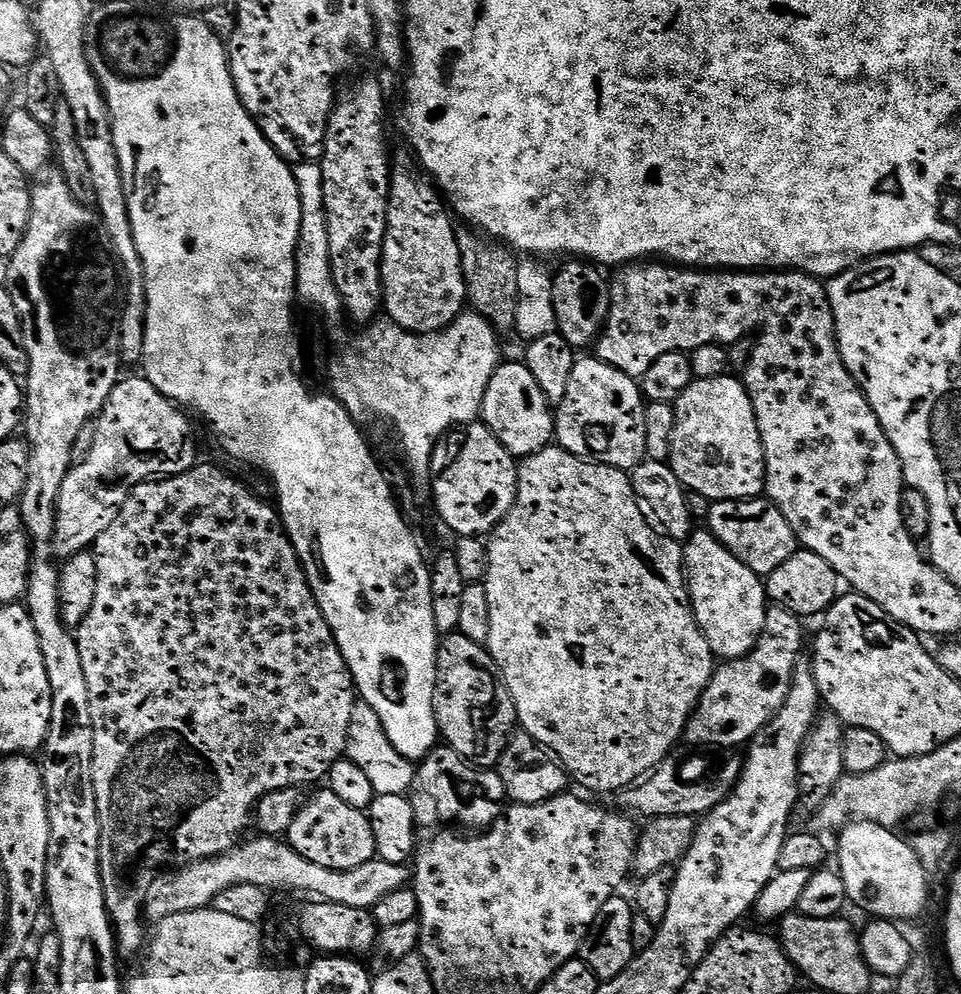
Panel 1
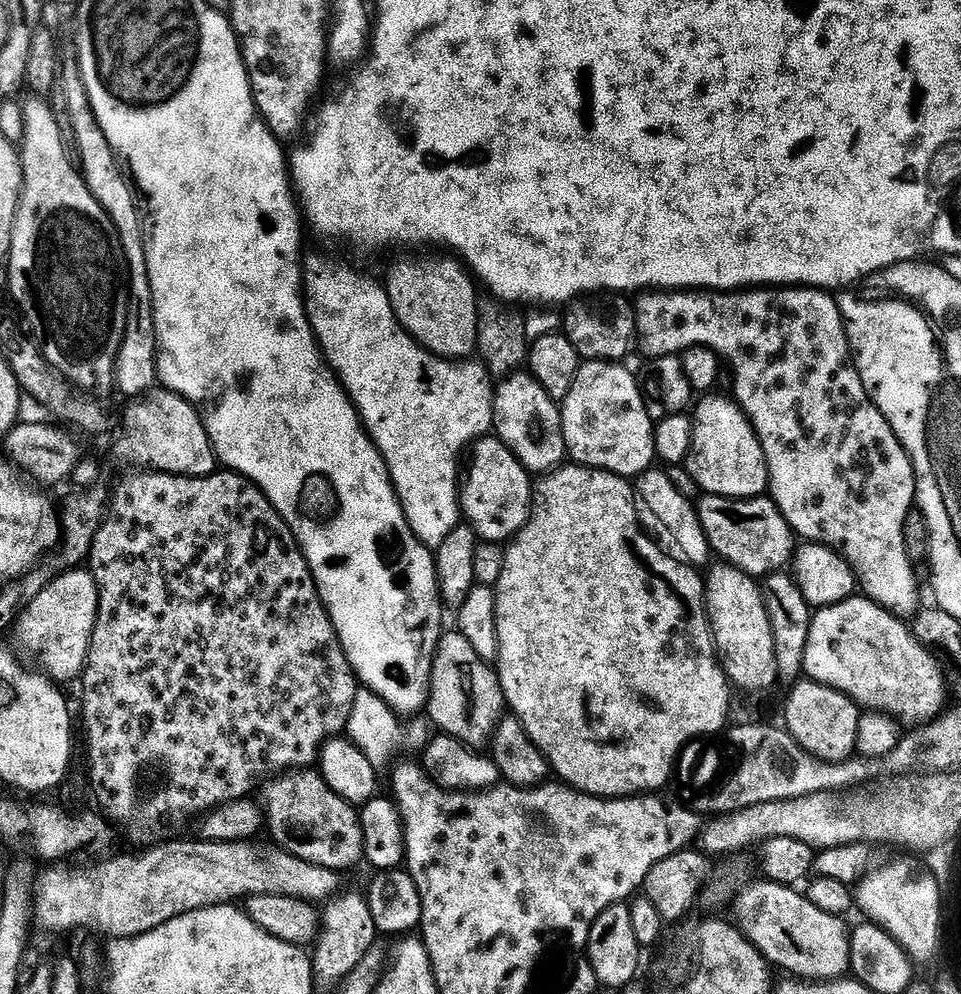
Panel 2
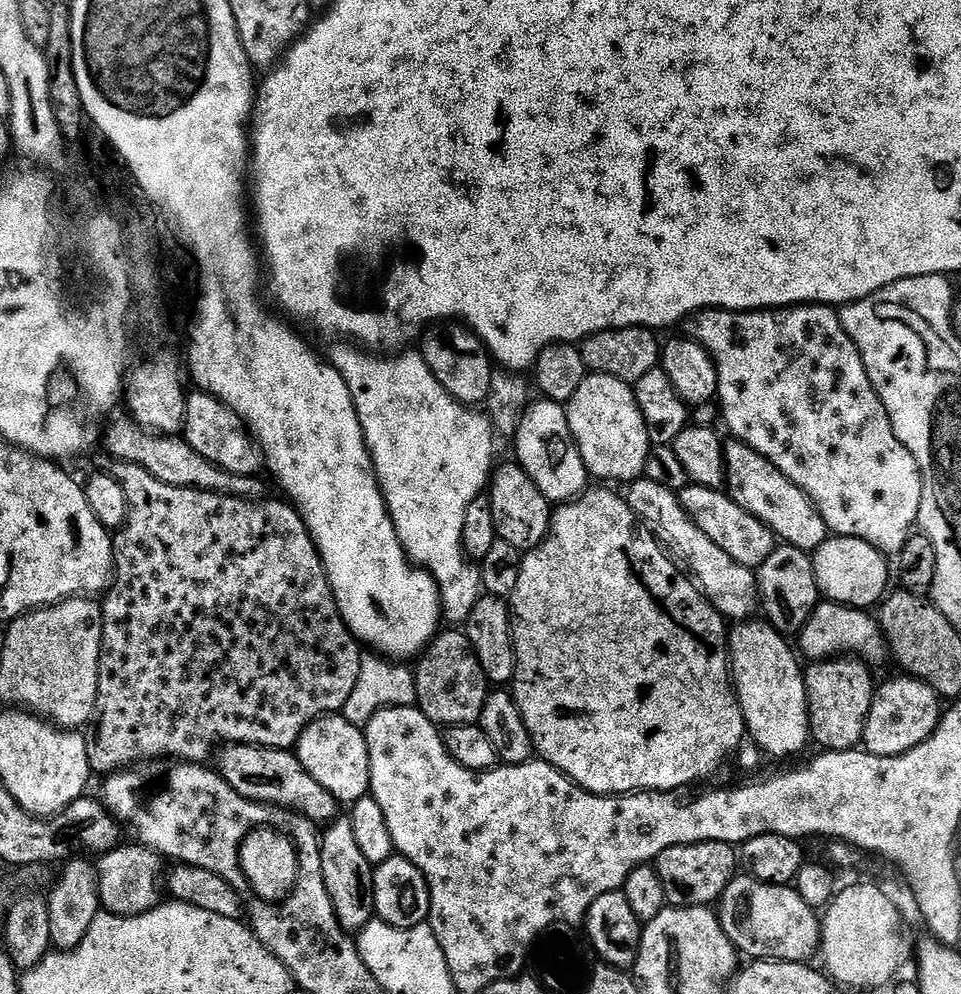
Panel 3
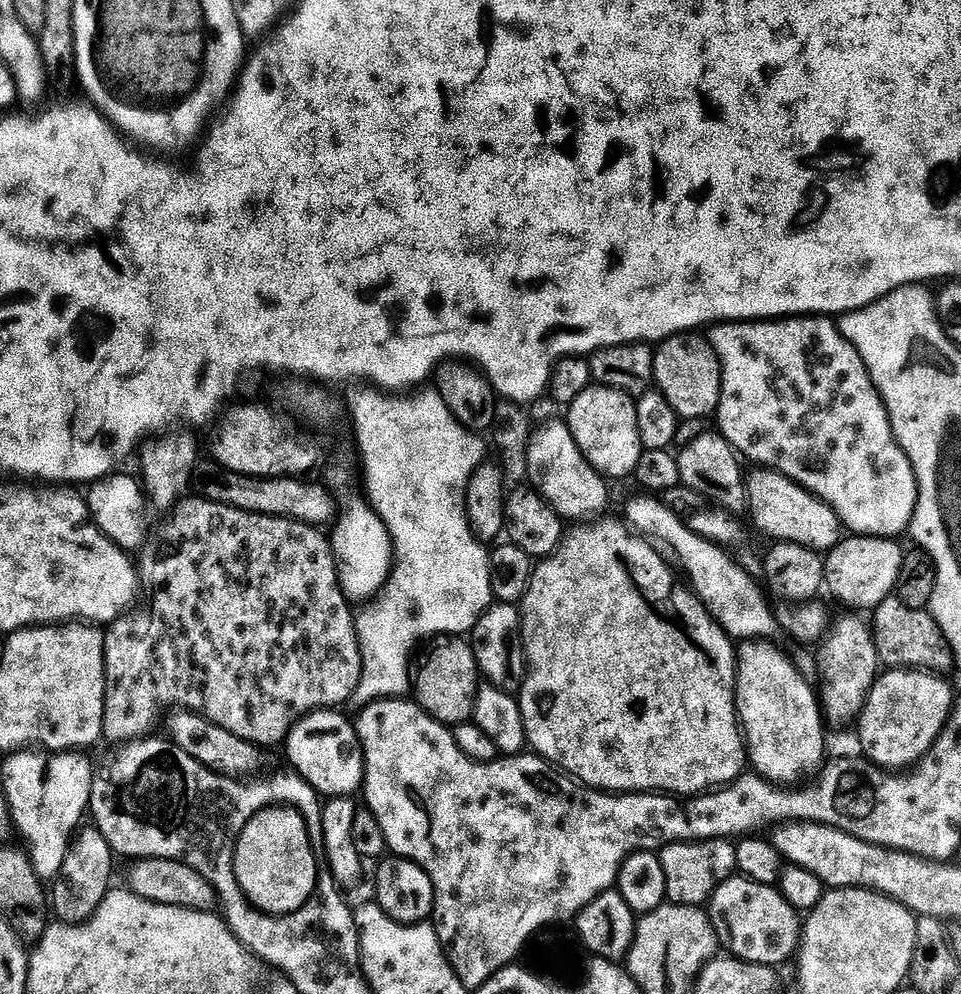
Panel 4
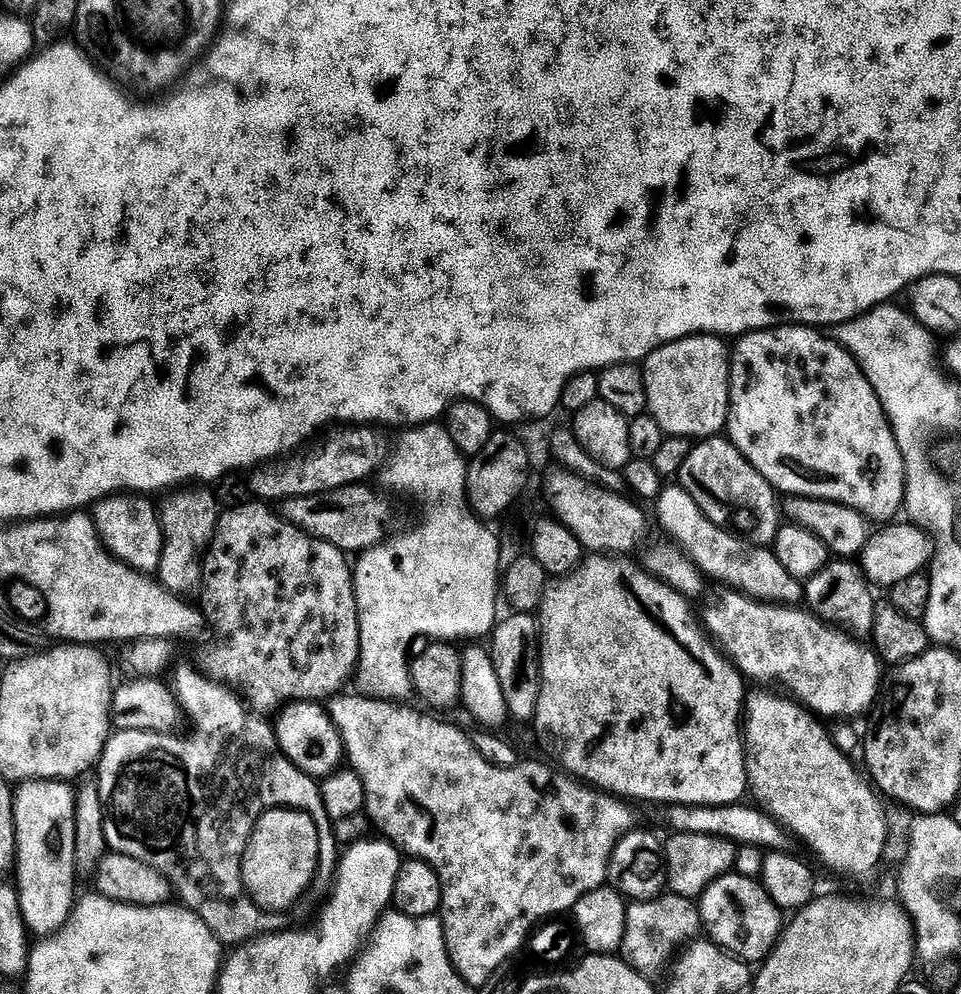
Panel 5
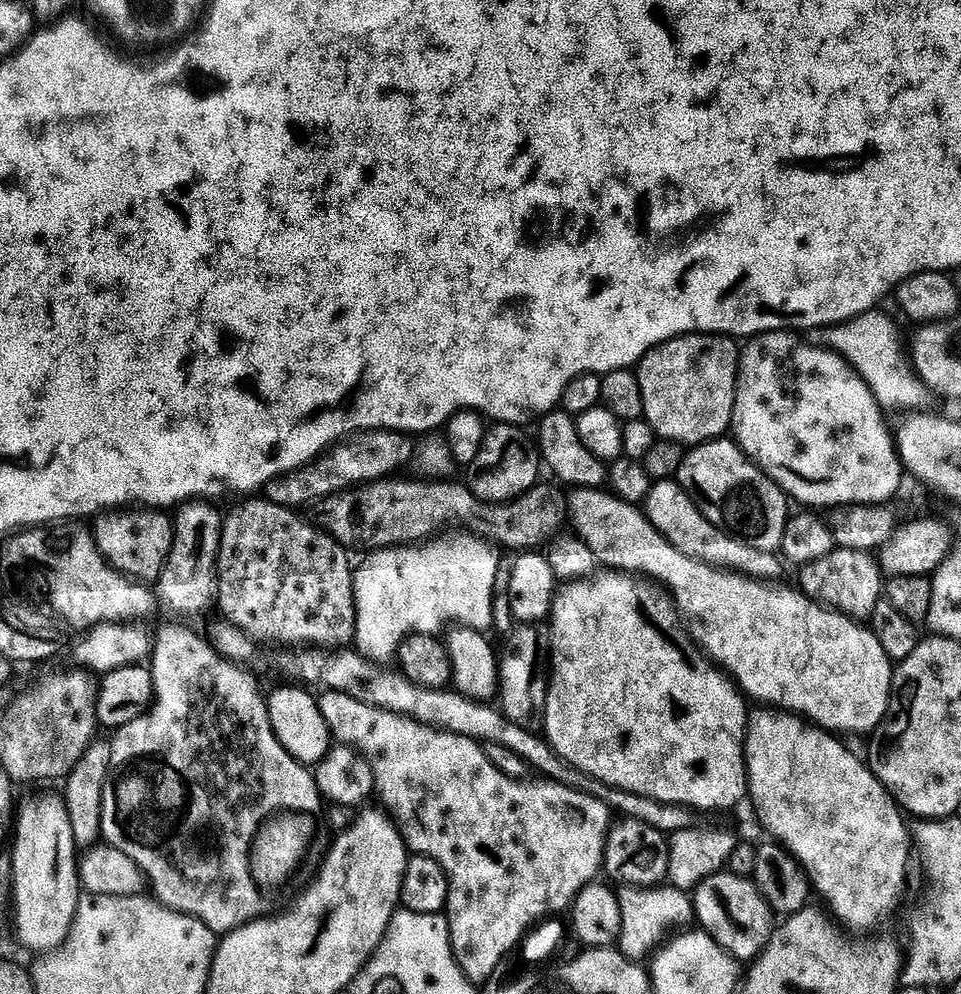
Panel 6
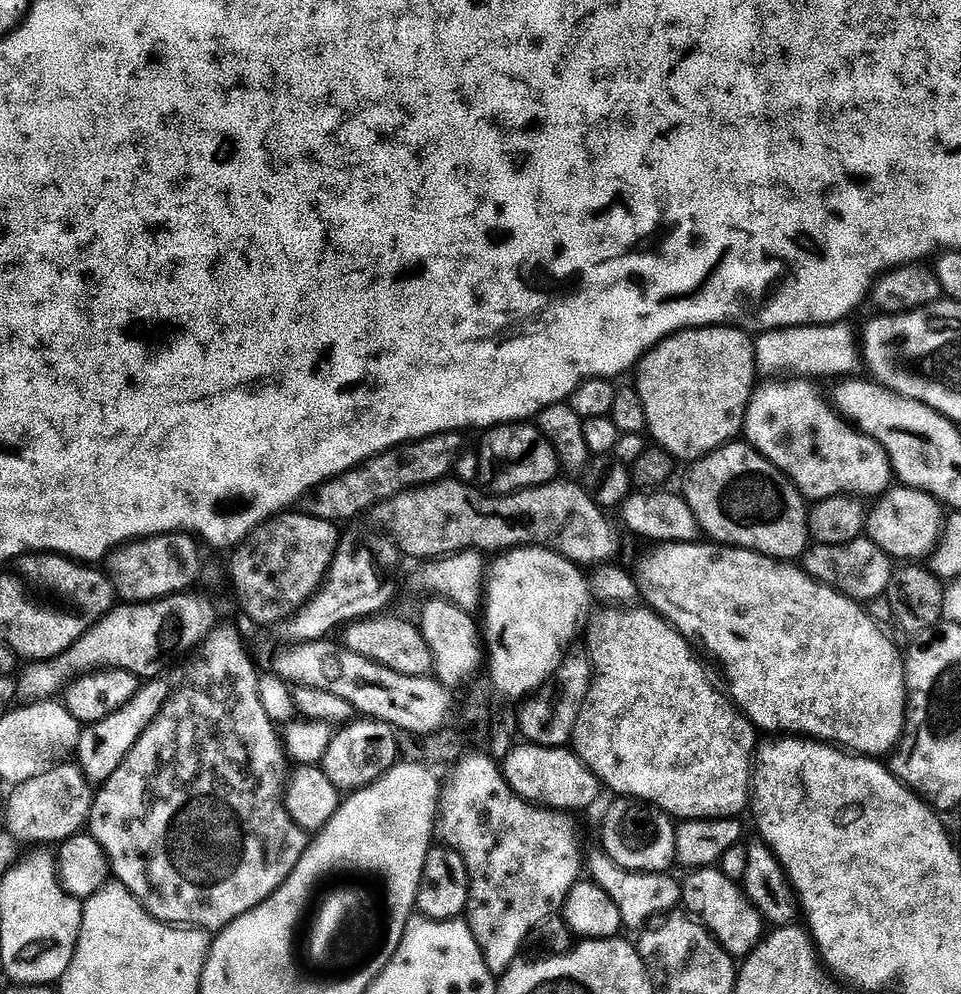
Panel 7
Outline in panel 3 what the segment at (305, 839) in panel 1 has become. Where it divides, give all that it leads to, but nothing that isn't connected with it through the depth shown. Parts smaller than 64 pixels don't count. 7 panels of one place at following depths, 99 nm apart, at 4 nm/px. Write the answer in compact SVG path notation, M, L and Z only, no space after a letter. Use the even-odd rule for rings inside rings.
M228 744L225 749L220 756L218 772L242 798L263 806L277 804L280 808L304 815L306 819L312 820L313 824L317 826L328 826L336 820L338 816L336 799L303 768L295 751L286 748L257 748L254 744Z

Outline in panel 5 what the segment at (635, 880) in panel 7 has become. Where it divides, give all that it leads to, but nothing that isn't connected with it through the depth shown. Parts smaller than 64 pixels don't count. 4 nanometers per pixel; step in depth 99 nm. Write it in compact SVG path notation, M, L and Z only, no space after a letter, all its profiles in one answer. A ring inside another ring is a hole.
M661 894L653 900L638 900L628 904L622 956L631 968L643 976L656 978L668 963L668 967L673 963L677 953L691 945L701 932L700 909L693 901L671 894Z

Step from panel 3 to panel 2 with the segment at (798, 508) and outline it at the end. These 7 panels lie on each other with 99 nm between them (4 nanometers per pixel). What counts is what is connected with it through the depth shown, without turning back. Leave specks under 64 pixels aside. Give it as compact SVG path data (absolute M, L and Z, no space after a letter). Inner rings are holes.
M705 395L700 405L697 403L696 416L692 420L692 450L686 461L686 468L692 471L701 493L709 496L728 496L731 500L751 500L760 498L769 491L768 459L760 445L760 438L752 429L752 423L735 399L724 396Z

